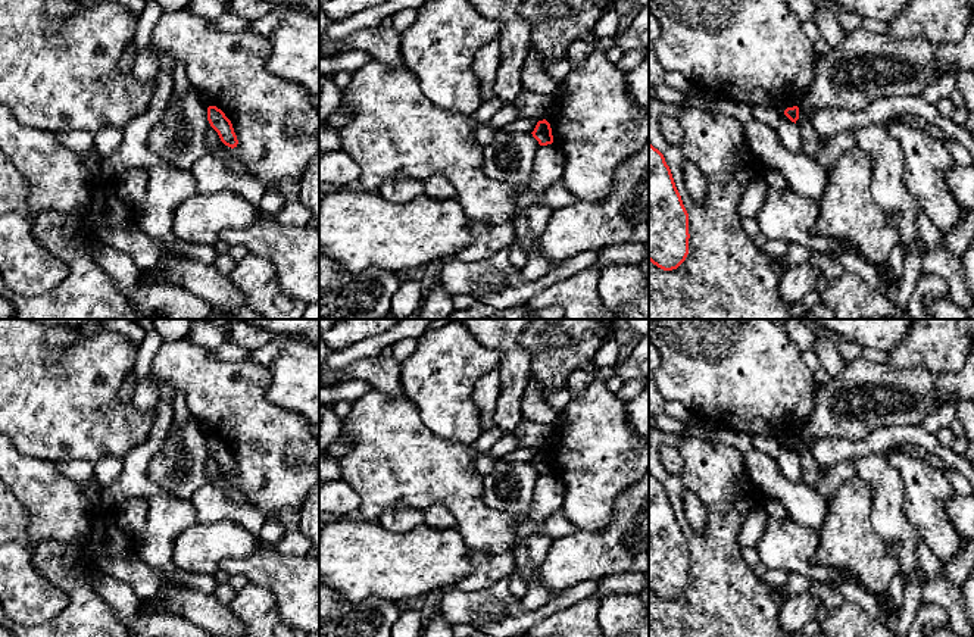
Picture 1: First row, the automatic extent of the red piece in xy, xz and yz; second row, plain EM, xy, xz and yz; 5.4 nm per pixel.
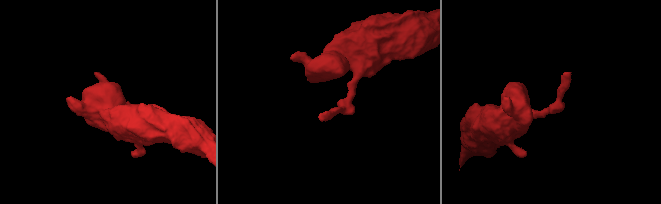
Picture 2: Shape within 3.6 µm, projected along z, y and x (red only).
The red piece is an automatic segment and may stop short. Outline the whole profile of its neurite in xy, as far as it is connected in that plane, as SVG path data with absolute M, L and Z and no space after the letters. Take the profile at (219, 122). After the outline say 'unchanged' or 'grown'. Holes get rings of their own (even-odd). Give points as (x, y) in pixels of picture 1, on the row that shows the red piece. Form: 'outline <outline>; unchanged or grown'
outline M216 106L207 107L207 121L210 127L218 132L221 141L234 149L238 144L231 121Z; unchanged

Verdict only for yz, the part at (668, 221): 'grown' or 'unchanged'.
unchanged

